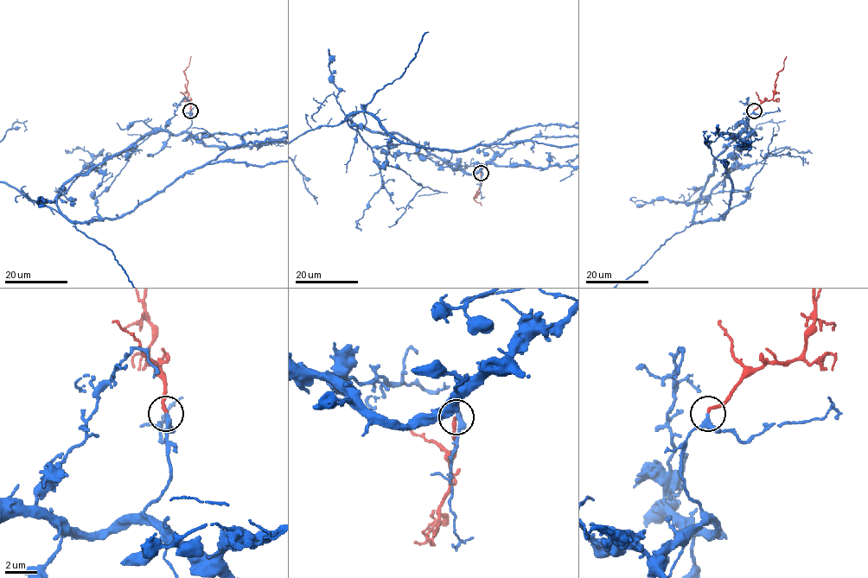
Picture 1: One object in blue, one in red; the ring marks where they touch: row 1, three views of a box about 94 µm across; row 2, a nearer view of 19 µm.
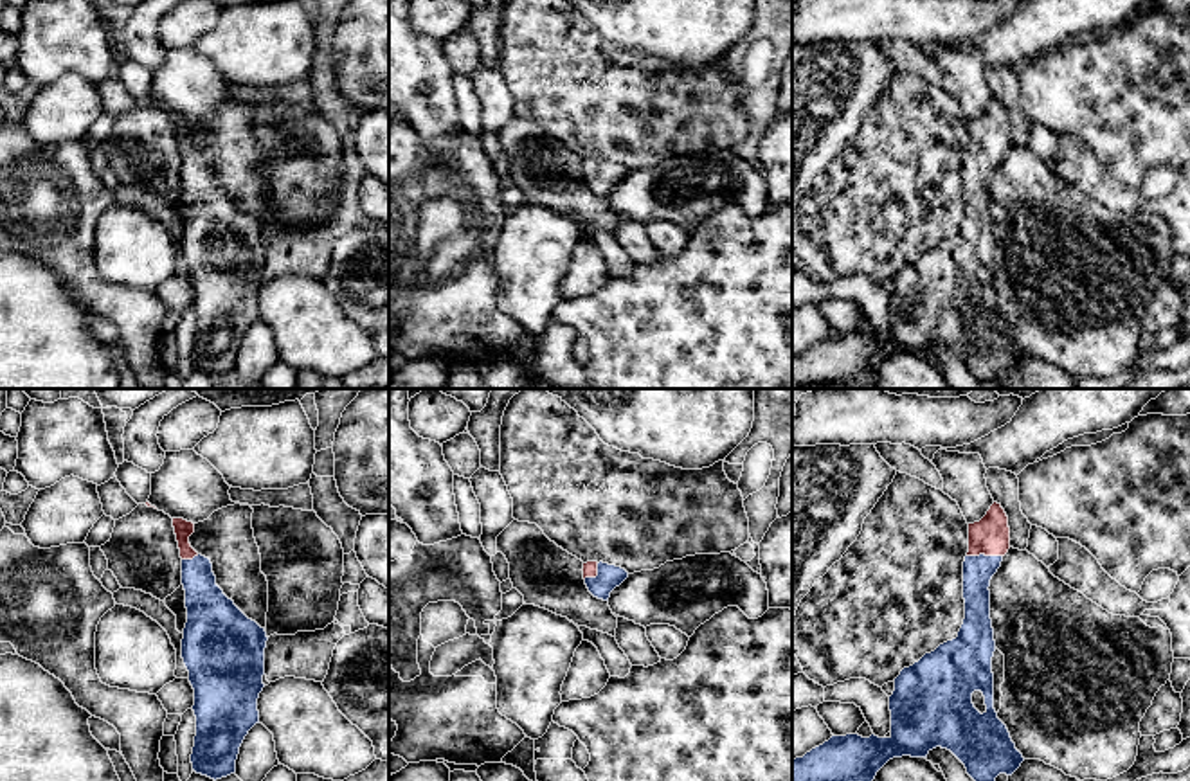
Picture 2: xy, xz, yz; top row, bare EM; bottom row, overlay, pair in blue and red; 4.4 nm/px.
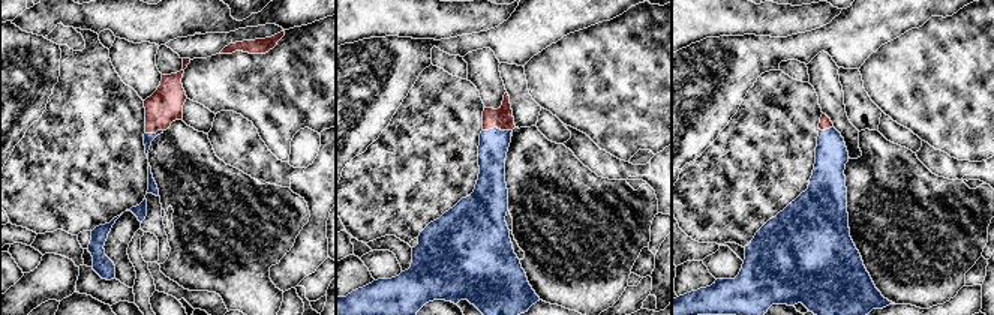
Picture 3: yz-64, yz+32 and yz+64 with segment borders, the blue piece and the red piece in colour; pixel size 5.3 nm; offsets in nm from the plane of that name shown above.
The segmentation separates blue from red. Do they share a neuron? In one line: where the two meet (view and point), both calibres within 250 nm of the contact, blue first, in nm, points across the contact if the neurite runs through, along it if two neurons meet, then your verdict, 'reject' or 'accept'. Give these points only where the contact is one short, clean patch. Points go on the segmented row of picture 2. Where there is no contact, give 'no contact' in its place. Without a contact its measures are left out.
yz (983, 555) | 140/170 nm | across yz (978, 571), (983, 555), (991, 537) | accept

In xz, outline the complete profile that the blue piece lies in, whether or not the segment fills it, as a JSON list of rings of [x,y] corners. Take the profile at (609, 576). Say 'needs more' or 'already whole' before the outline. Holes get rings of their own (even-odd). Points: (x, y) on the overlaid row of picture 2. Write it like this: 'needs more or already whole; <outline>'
needs more; [[[587,561],[581,570],[589,592],[603,601],[609,601],[610,592],[628,578],[625,569],[603,561]]]

